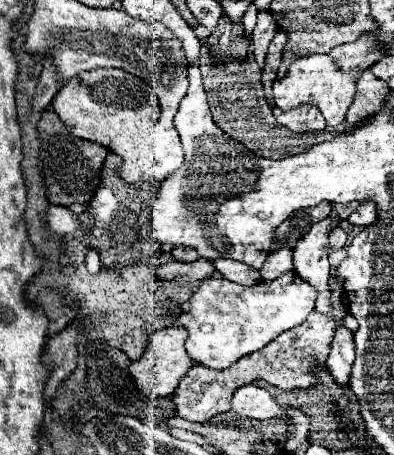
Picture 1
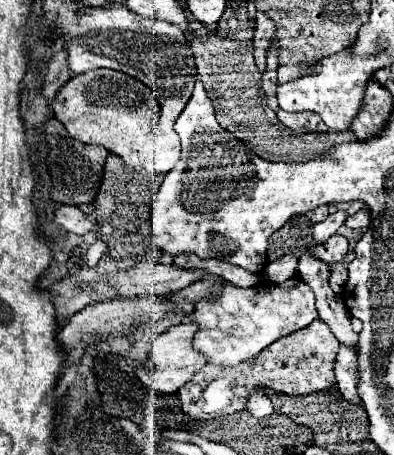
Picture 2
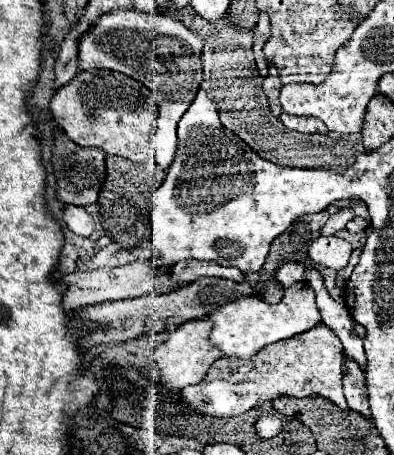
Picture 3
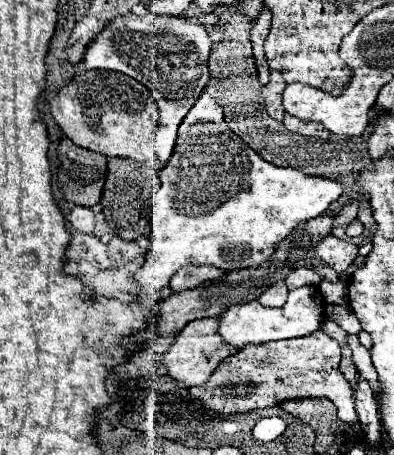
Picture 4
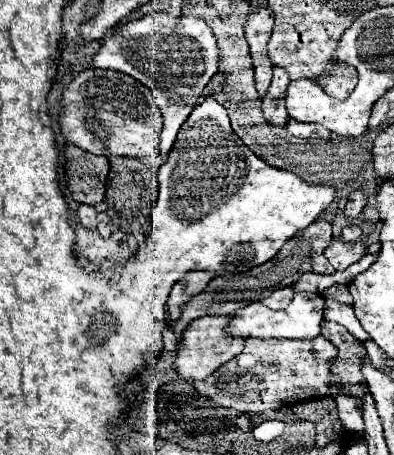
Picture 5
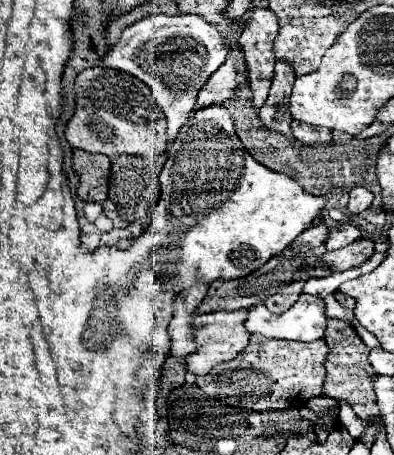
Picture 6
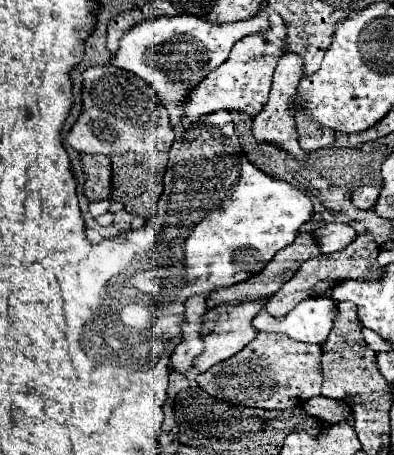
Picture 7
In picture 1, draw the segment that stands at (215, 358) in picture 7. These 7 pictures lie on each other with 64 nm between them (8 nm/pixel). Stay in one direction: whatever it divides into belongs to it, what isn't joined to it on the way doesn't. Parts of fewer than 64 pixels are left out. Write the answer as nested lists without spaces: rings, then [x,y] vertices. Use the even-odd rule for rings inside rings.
[[[178,326],[162,328],[152,334],[140,360],[134,360],[130,364],[130,374],[136,382],[138,392],[142,392],[144,396],[152,396],[152,398],[158,398],[158,396],[168,398],[176,390],[180,378],[194,366],[194,362],[190,360],[190,356],[184,350],[184,340],[186,340],[186,330],[178,328]]]

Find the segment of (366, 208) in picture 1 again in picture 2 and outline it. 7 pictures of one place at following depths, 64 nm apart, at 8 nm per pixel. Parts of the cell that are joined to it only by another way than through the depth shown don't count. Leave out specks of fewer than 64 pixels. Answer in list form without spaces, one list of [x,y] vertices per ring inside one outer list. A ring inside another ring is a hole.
[[[368,208],[356,212],[354,216],[350,216],[350,218],[346,220],[346,226],[348,226],[348,228],[368,228],[370,224],[372,224],[372,218],[370,218]]]

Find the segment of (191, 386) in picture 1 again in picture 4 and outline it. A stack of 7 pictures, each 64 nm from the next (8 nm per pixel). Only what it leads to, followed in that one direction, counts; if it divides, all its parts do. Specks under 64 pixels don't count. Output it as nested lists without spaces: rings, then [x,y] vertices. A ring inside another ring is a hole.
[[[316,330],[312,336],[278,340],[238,350],[218,364],[206,384],[194,386],[188,392],[204,408],[222,416],[244,414],[254,408],[268,408],[284,400],[324,396],[336,404],[338,418],[352,424],[358,422],[352,388],[338,370],[338,364],[340,344],[336,344],[336,340],[332,340],[332,336],[328,336],[326,332]]]

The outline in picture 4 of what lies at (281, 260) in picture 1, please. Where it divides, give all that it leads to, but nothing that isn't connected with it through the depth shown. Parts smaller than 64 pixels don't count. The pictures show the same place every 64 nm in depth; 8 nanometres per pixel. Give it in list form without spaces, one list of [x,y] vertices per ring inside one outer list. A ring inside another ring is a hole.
[[[296,268],[286,276],[286,286],[290,290],[298,288],[298,286],[318,286],[320,282],[322,282],[322,276],[308,268]]]

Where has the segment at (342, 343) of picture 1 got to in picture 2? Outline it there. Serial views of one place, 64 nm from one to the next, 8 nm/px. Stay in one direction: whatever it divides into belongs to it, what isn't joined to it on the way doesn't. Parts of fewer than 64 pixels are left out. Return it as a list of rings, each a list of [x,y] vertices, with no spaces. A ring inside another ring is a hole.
[[[340,344],[340,352],[336,356],[336,368],[334,368],[336,384],[338,384],[340,394],[346,400],[360,404],[360,396],[356,394],[356,380],[358,380],[356,370],[358,370],[358,362],[356,362],[354,348],[348,348],[346,344]]]

